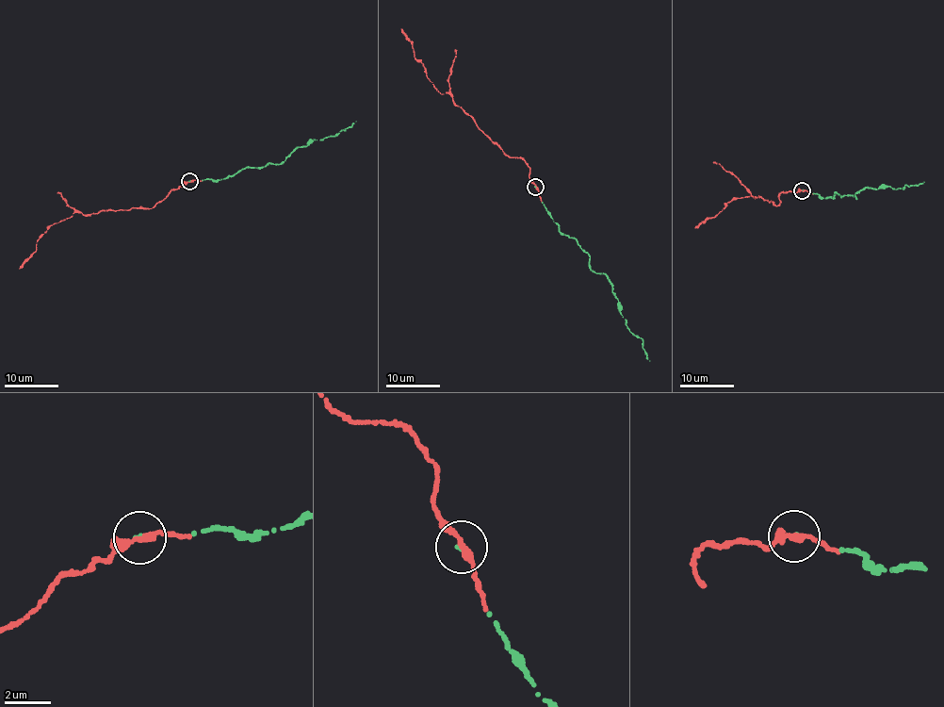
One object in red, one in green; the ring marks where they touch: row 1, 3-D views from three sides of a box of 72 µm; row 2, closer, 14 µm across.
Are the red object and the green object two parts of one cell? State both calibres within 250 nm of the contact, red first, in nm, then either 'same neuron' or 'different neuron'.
calibres 280 and 100 nm; same neuron

